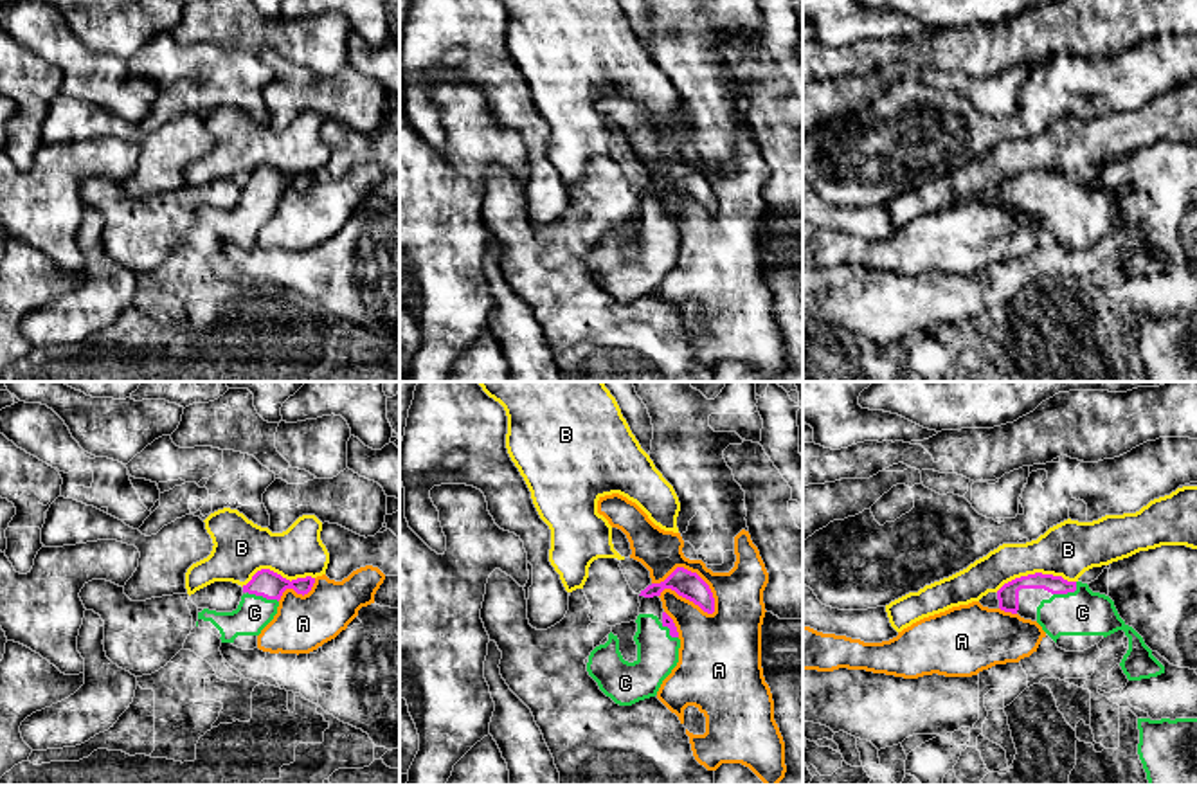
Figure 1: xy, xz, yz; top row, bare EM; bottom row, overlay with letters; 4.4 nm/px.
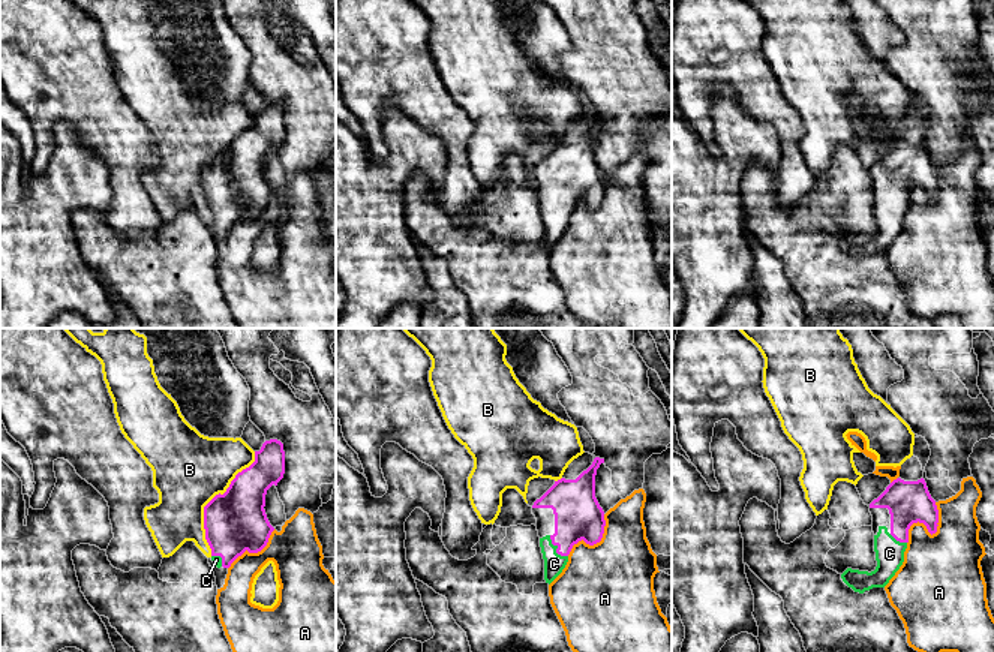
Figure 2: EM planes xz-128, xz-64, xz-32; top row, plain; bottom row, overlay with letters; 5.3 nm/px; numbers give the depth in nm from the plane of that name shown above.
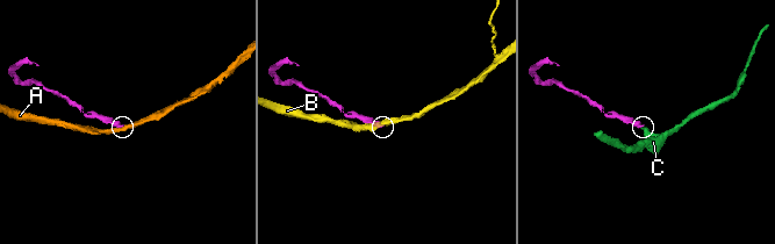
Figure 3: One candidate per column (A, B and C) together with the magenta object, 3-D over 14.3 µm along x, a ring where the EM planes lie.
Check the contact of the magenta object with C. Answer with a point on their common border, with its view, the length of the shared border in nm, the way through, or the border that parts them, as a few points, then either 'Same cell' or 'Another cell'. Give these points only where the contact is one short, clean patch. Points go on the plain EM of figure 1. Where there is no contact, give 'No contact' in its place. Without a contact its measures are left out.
Touches magenta at xy (263, 193). Shared border 150 nm. Path across: xy (265, 179), (263, 193), (254, 209). Same cell

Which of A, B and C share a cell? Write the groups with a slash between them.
A / B / C

